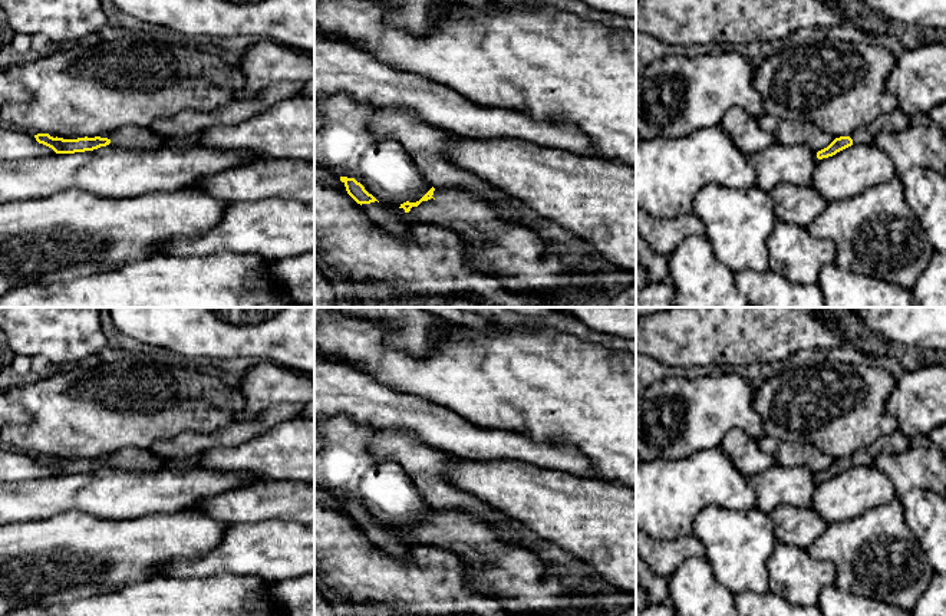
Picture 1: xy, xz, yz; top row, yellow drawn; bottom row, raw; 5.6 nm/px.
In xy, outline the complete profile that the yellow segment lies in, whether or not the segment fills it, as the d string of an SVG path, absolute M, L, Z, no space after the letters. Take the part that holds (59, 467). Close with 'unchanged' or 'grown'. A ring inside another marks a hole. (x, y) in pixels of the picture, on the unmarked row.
M123 448L112 455L95 458L95 459L78 459L78 461L63 461L49 455L37 455L34 457L39 465L43 465L52 470L56 475L75 475L93 472L100 468L121 468L126 471L151 471L165 465L169 462L156 457L149 449L141 448Z | grown

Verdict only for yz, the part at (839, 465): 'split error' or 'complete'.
split error

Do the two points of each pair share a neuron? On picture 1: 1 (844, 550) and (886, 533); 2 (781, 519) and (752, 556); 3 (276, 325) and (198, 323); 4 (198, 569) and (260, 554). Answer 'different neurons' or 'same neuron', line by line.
1: same neuron
2: different neurons
3: same neuron
4: same neuron

